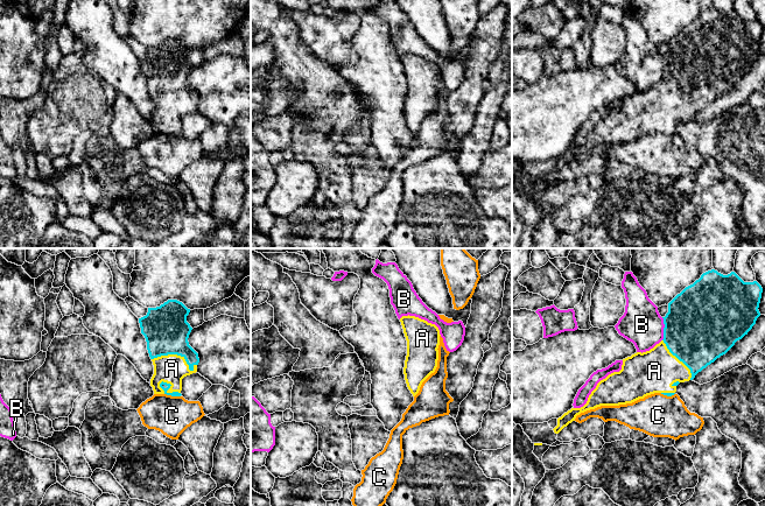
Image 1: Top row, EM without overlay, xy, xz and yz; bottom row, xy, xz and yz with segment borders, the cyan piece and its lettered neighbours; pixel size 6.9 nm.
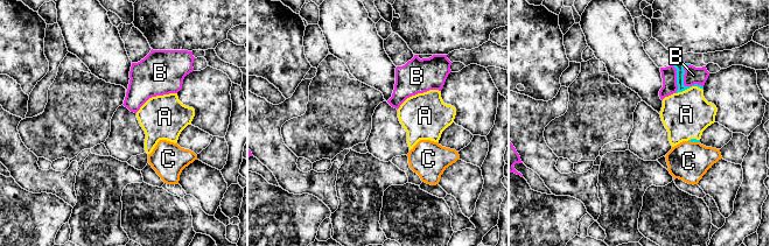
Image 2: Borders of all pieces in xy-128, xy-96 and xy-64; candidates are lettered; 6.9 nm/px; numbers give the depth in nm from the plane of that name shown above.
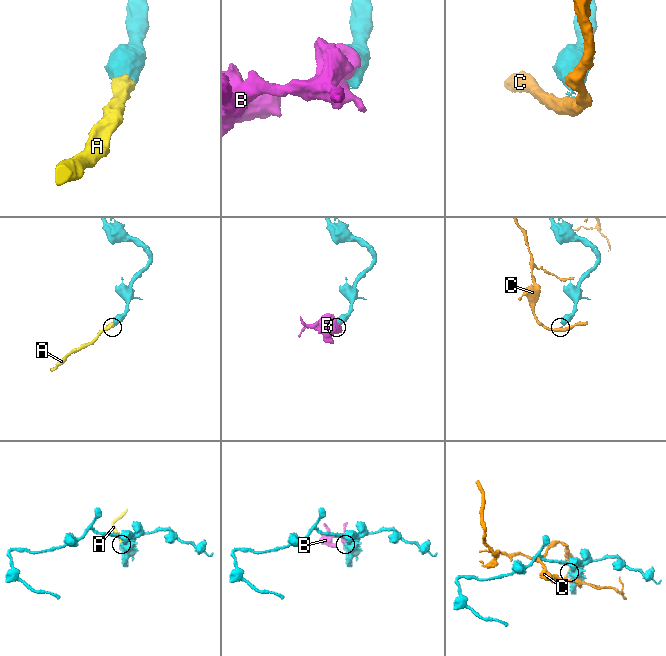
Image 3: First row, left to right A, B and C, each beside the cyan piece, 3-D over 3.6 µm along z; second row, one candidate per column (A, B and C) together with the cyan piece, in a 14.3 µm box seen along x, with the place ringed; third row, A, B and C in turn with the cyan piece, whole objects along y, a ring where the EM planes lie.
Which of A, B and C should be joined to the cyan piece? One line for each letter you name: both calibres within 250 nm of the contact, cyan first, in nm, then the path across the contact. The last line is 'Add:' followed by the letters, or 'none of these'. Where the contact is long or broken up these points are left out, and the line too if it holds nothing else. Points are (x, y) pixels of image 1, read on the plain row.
A: calibres 300 and 200 nm
Add: A

